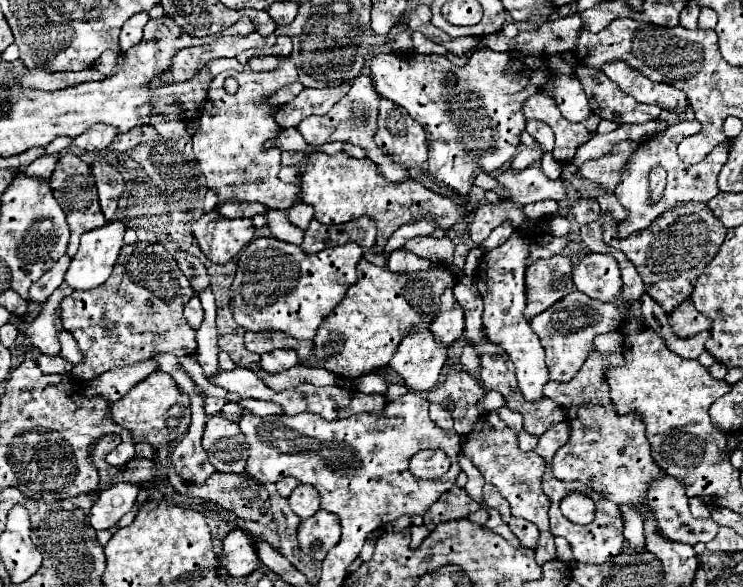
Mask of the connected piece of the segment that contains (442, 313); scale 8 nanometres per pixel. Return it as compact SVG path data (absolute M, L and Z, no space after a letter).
M445 289L441 295L439 313L433 317L429 329L437 337L437 341L441 341L443 345L451 345L463 335L463 327L463 309L453 297L453 291Z

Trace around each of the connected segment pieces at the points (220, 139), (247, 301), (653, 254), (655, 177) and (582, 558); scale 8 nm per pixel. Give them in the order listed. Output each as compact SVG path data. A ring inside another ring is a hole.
M249 53L237 55L237 61L243 65L243 71L225 71L213 77L205 111L199 117L199 129L193 135L193 153L205 175L207 187L217 193L219 203L225 201L257 201L267 205L269 209L289 209L299 199L299 187L291 183L279 181L277 173L281 169L281 149L271 147L263 151L265 141L275 141L283 131L275 121L277 107L267 103L273 93L281 87L297 81L297 69L293 61L285 59L271 73L249 71L247 65ZM233 77L239 83L235 95L229 95L223 87L225 79Z
M259 237L237 255L231 309L235 321L247 331L283 331L295 339L313 341L323 319L345 297L347 287L357 281L355 267L363 249L357 243L345 243L313 255L293 255L291 247L297 245Z
M689 203L685 207L673 207L665 211L661 217L657 217L651 223L651 227L633 233L627 239L621 239L617 235L619 227L615 219L603 215L601 221L603 221L603 241L619 251L625 251L625 255L641 275L645 291L667 313L671 313L675 305L679 305L691 295L697 277L713 261L727 233L721 221L717 221L717 217L711 213L707 203Z
M653 167L651 169L651 195L653 199L659 199L659 195L663 193L666 185L667 173L661 167Z
M545 473L541 485L543 485L545 495L551 499L551 507L549 507L551 533L553 533L553 535L561 535L561 537L565 537L565 539L569 541L569 545L571 545L571 549L573 549L575 561L579 561L579 563L597 563L597 565L599 565L599 563L611 561L615 555L621 553L621 549L623 549L623 545L627 543L627 539L623 537L623 527L625 527L625 523L623 523L623 513L621 513L621 509L619 509L617 503L609 501L609 499L603 497L601 493L591 493L589 485L585 485L585 483L581 483L581 481L571 481L571 483L557 481L557 479L553 477L553 473ZM569 491L583 491L583 493L587 493L587 495L595 501L595 513L597 513L597 517L595 517L589 525L575 525L575 523L569 523L569 519L565 519L565 517L561 515L561 511L559 511L559 501L561 501L561 497L565 497Z

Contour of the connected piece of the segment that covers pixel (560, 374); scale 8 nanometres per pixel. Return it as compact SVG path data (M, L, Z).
M573 291L565 295L561 301L553 303L543 313L539 313L537 317L533 317L531 325L545 347L551 381L557 381L557 383L571 381L581 369L581 365L585 363L589 351L593 351L595 335L619 329L623 317L619 315L617 307L611 303L605 303L603 311L609 311L609 313L597 313L597 301L585 297L585 293L581 291Z

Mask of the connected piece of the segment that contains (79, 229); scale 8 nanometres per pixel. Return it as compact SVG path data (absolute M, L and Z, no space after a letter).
M65 153L59 157L57 161L57 167L53 171L53 175L49 177L49 187L57 199L57 203L61 205L61 209L65 211L67 215L67 223L69 223L69 229L71 229L71 239L69 239L69 247L67 247L67 255L73 257L77 253L77 247L79 247L79 237L85 233L85 231L91 231L91 229L97 229L97 227L103 227L107 223L105 215L101 213L101 207L99 207L99 199L97 199L97 189L95 189L95 181L93 181L93 175L91 175L91 169L87 163L83 163L77 155L73 153Z

